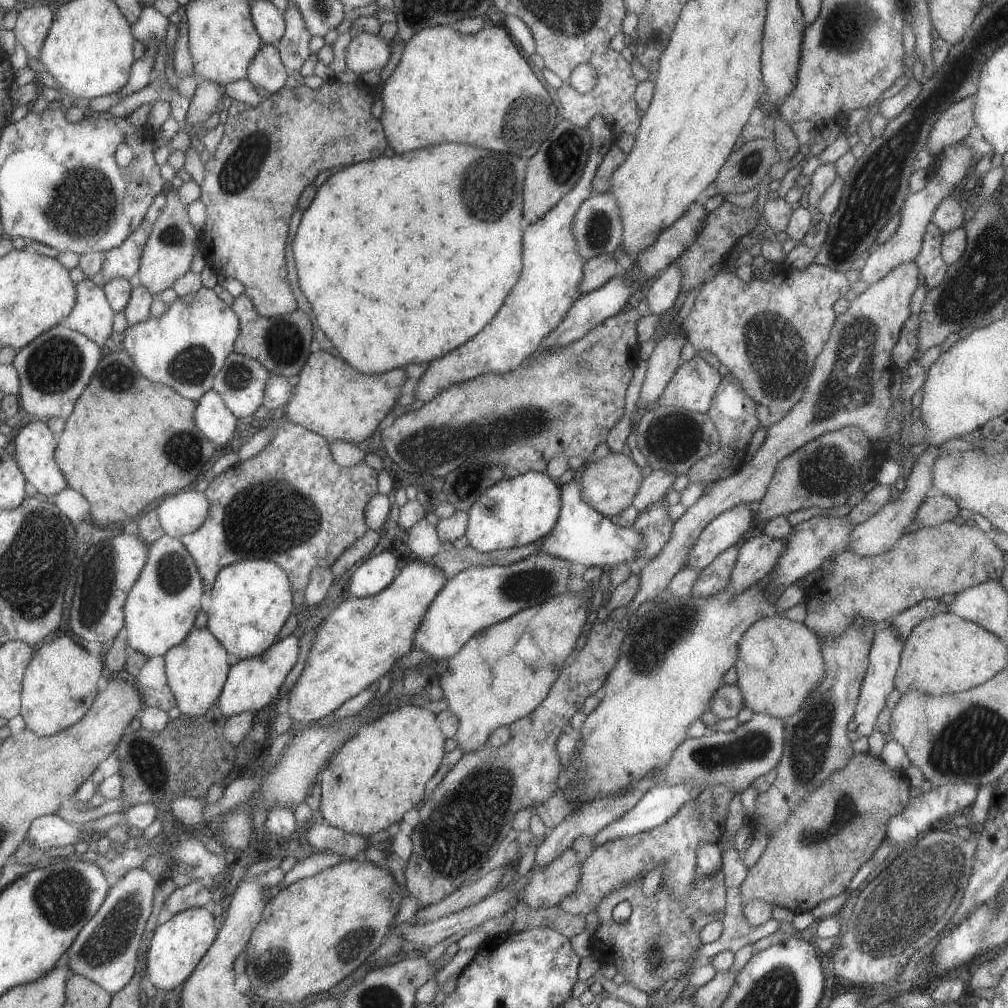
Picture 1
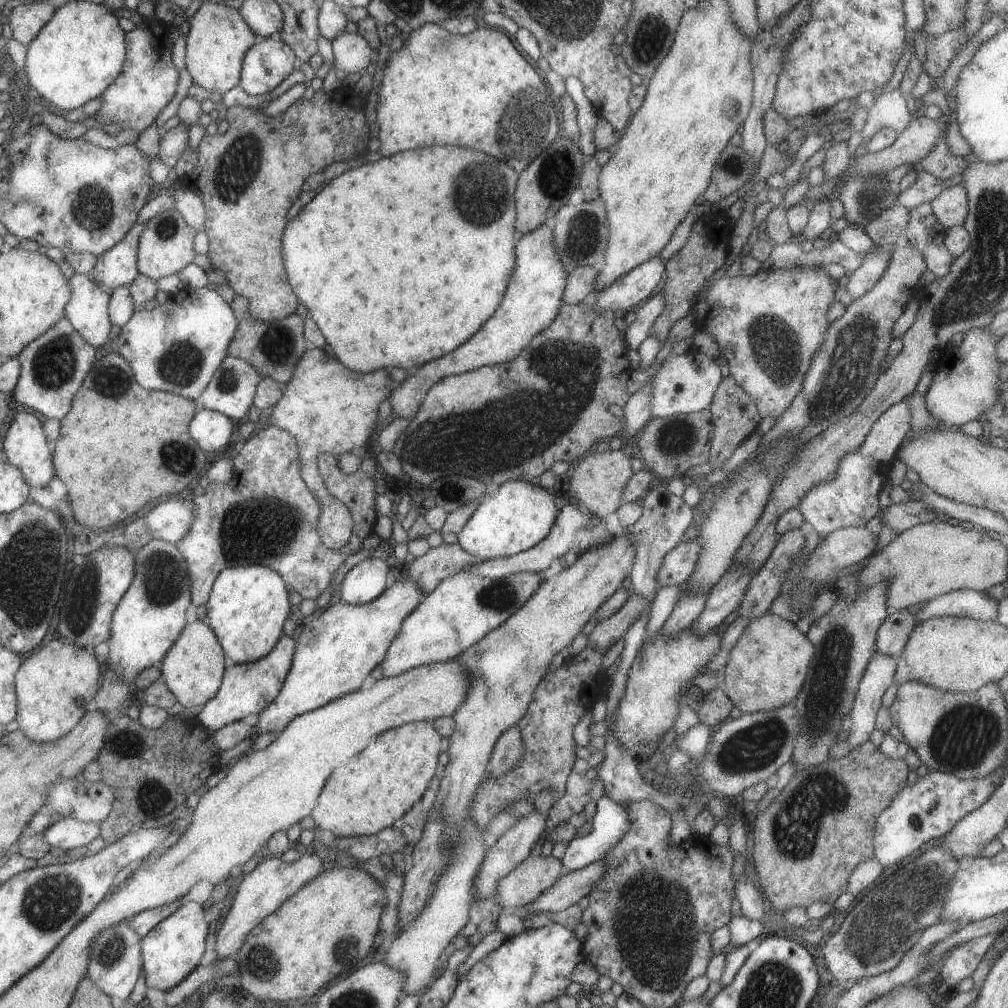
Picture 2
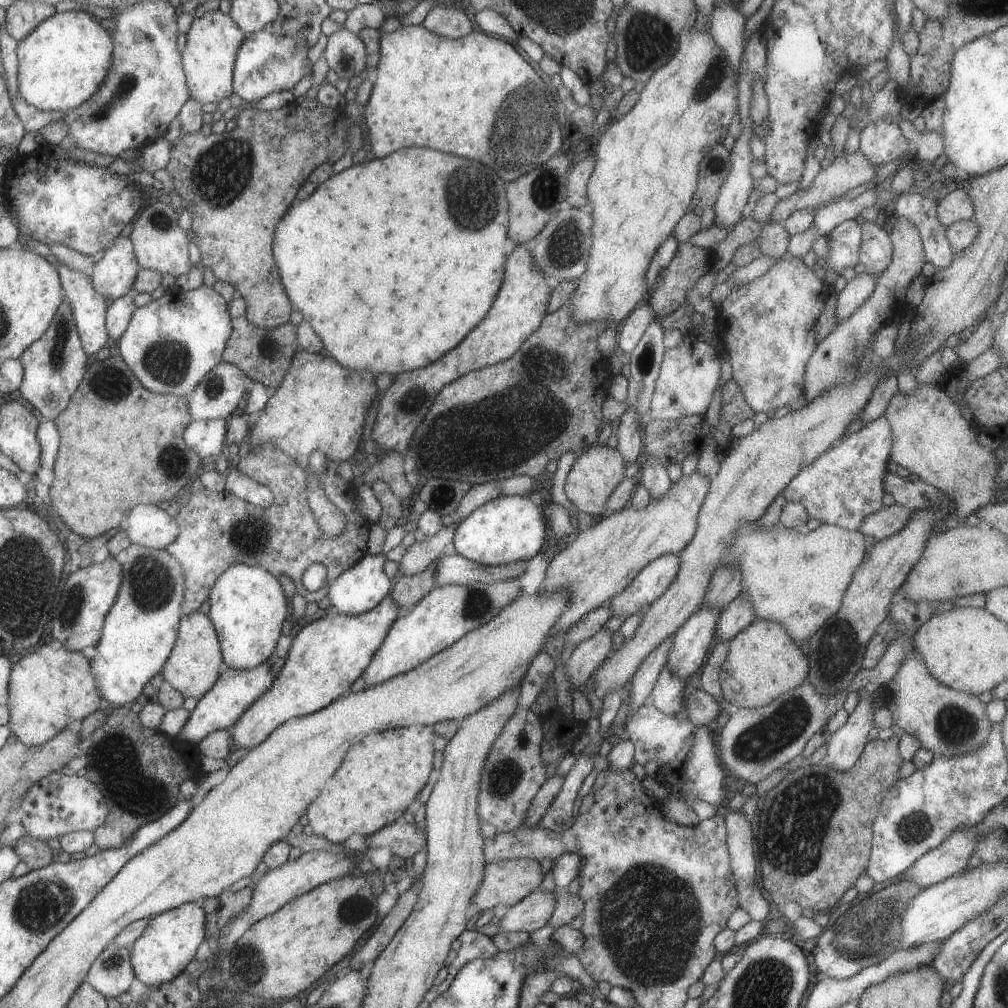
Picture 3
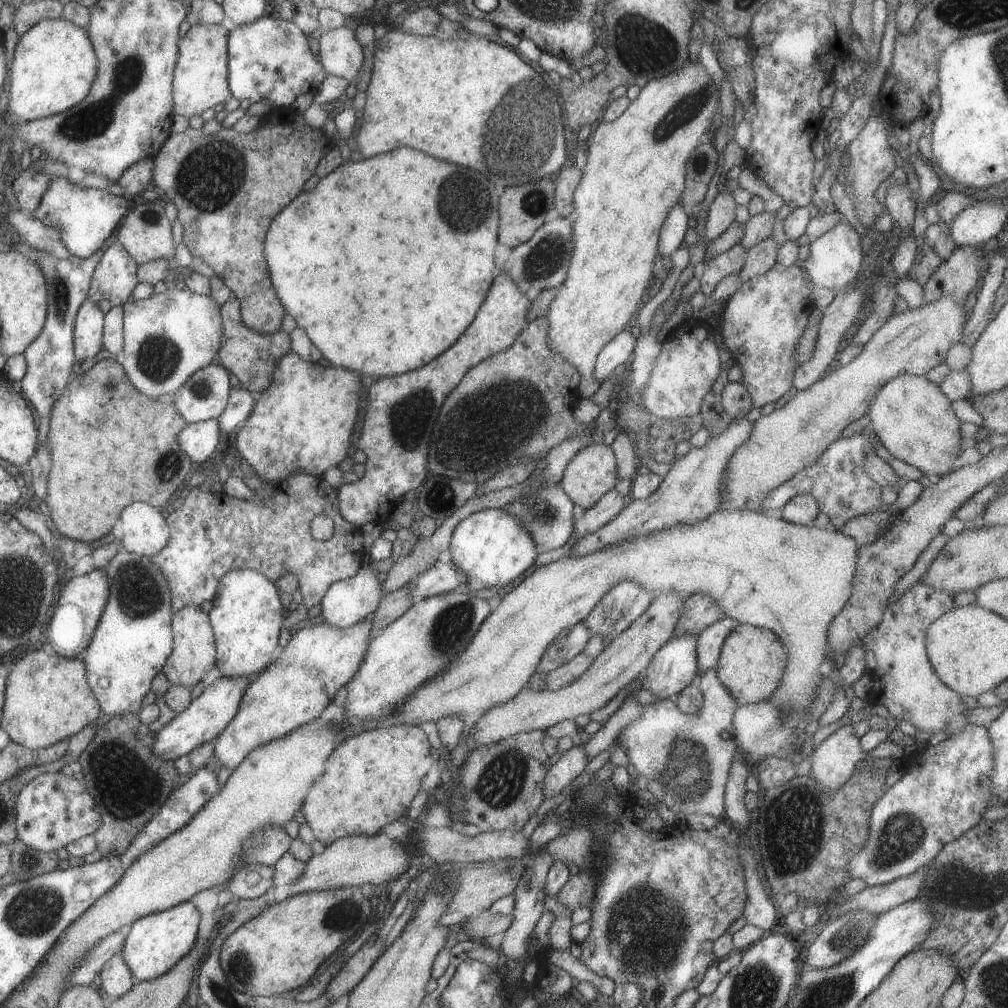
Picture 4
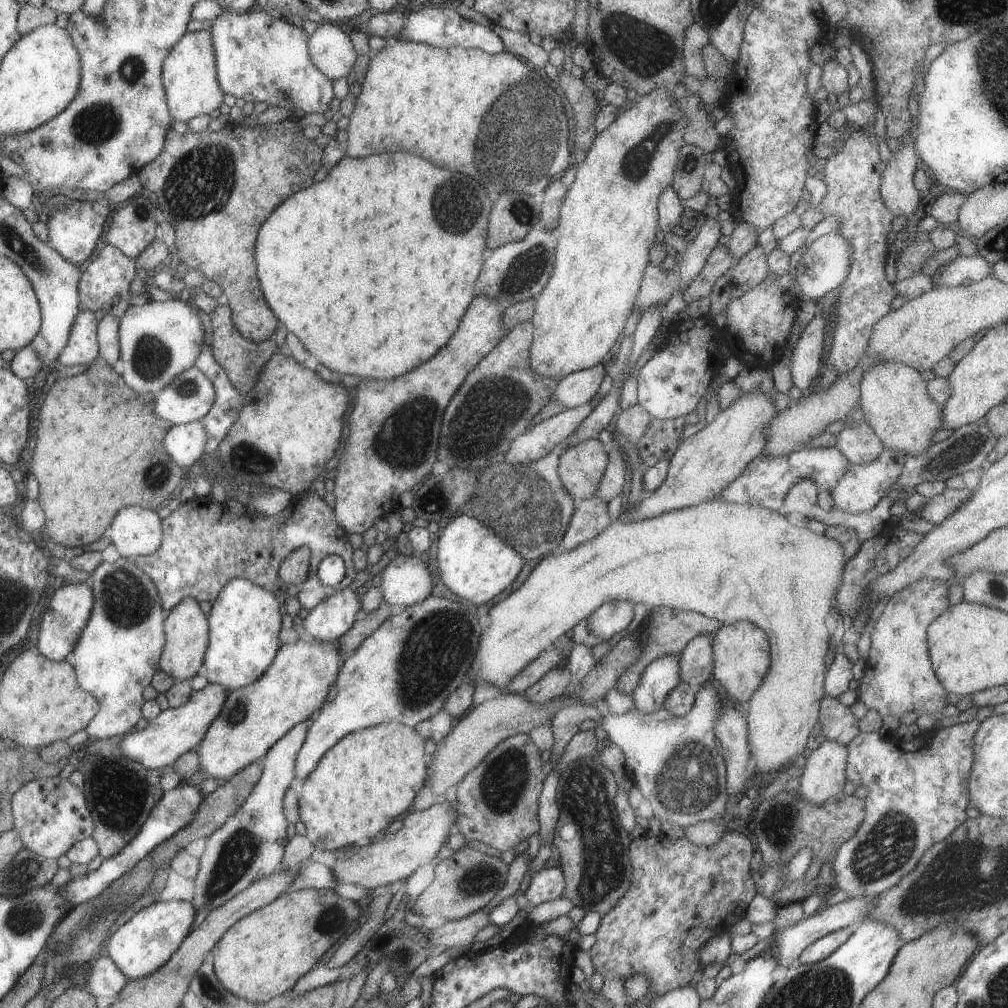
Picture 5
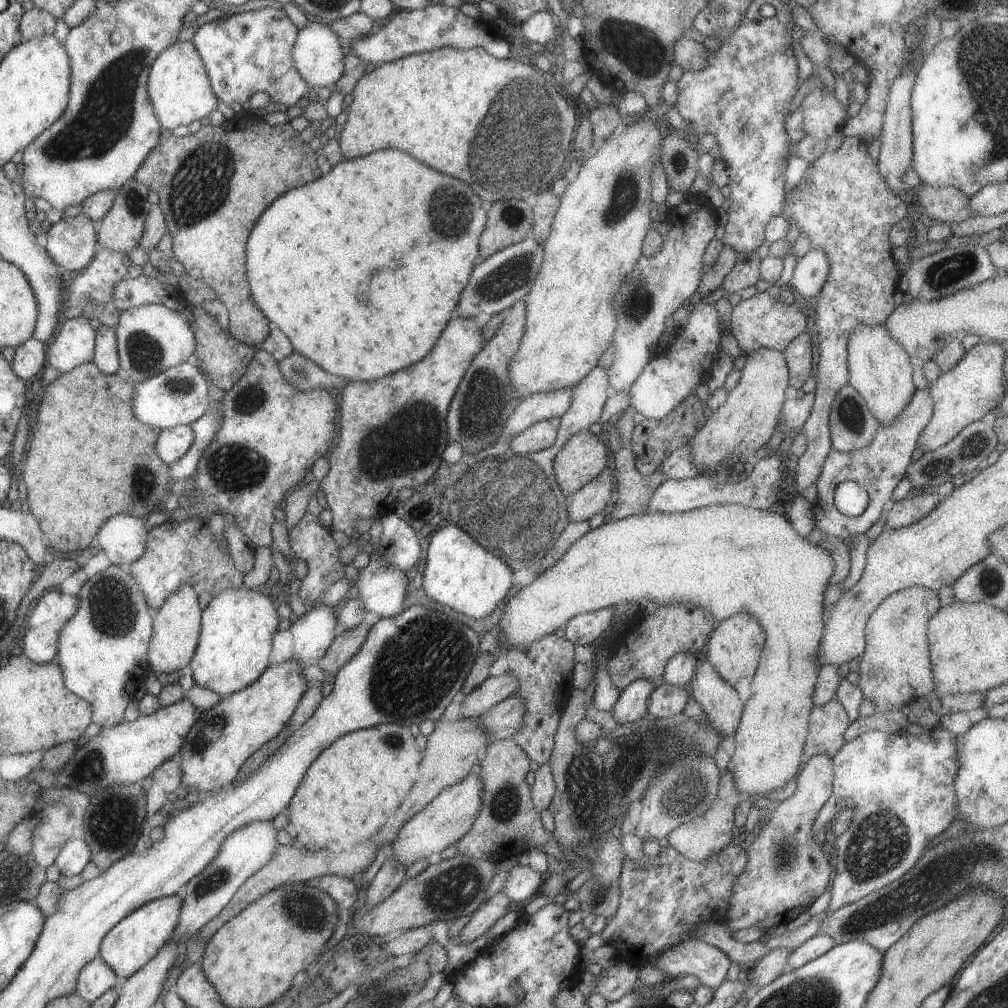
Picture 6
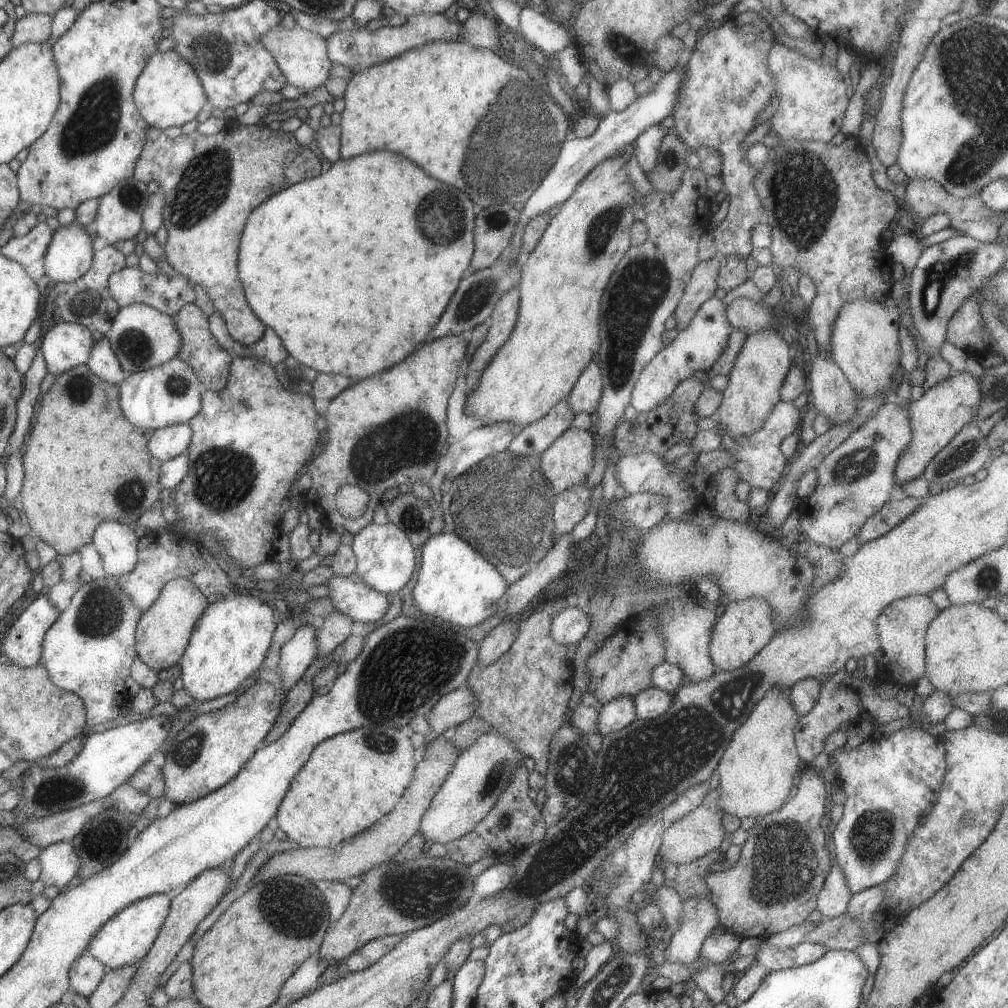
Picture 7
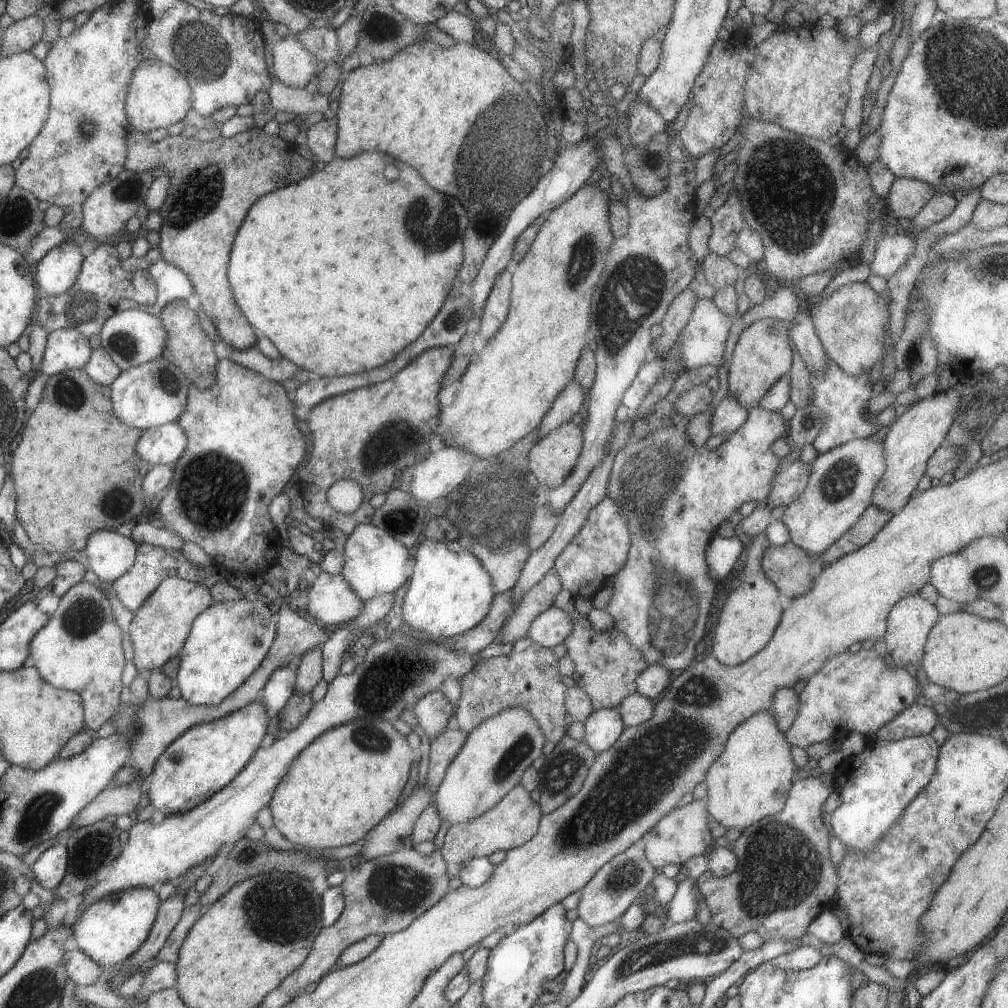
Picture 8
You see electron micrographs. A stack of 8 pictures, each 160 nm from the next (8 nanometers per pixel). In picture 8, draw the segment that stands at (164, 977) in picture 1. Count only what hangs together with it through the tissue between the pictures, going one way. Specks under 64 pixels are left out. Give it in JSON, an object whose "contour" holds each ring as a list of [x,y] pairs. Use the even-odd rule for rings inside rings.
{"contour":[[[135,887],[103,897],[84,908],[72,926],[79,950],[101,966],[122,963],[148,937],[161,902],[159,895],[156,888]]]}

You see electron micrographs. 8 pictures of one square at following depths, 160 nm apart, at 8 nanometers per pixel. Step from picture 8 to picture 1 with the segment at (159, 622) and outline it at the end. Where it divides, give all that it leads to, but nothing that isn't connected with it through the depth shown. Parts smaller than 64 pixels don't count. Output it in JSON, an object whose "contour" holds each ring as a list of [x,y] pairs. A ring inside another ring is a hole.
{"contour":[[[191,629],[188,635],[164,655],[166,684],[176,700],[178,710],[188,717],[200,717],[211,708],[218,699],[226,681],[230,665],[227,663],[227,651],[209,632],[209,629]]]}

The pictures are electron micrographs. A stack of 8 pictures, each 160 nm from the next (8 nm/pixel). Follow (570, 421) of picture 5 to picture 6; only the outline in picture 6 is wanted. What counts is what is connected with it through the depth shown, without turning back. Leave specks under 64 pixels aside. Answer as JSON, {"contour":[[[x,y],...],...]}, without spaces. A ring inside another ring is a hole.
{"contour":[[[549,417],[524,428],[511,438],[509,452],[524,455],[546,449],[556,439],[559,423],[560,417]]]}

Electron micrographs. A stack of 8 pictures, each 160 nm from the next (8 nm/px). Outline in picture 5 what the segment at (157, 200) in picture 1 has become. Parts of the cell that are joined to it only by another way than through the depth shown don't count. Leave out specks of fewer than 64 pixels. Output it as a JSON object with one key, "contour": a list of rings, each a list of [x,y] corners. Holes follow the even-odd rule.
{"contour":[[[105,245],[82,266],[78,282],[79,310],[103,310],[119,320],[130,305],[130,282],[136,276],[136,264],[113,245]]]}

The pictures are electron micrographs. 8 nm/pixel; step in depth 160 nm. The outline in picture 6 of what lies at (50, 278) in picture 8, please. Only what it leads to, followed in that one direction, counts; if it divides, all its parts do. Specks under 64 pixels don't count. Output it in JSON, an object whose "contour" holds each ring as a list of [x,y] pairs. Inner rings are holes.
{"contour":[[[85,214],[62,216],[45,230],[43,245],[48,256],[67,276],[83,270],[97,249],[96,230]]]}

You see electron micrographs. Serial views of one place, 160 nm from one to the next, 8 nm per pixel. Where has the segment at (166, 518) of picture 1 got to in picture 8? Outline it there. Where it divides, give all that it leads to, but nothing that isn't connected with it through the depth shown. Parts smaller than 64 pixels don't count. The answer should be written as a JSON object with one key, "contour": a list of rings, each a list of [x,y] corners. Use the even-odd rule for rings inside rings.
{"contour":[[[113,529],[96,530],[86,540],[88,570],[100,581],[113,582],[134,563],[136,543]]]}

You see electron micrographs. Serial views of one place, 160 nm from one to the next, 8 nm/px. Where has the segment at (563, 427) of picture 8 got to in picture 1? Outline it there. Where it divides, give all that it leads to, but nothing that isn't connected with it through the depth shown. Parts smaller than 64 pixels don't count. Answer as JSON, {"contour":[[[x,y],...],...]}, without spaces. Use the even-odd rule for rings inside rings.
{"contour":[[[607,453],[603,458],[586,460],[580,483],[581,498],[603,516],[613,517],[632,504],[642,478],[641,469],[629,455]]]}

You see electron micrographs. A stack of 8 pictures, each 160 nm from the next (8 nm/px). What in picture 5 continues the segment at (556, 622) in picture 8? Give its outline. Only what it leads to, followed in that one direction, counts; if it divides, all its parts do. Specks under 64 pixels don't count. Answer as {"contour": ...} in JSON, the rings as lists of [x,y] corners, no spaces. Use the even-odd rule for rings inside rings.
{"contour":[[[611,601],[598,606],[589,616],[582,618],[572,628],[571,641],[593,647],[619,634],[633,618],[631,601]]]}

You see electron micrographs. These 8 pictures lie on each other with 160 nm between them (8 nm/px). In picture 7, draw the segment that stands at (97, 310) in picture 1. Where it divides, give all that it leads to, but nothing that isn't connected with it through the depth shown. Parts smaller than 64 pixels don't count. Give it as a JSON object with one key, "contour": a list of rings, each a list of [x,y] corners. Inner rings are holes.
{"contour":[[[60,322],[41,336],[37,346],[39,346],[45,361],[46,372],[50,372],[56,377],[77,365],[86,365],[93,343],[90,330],[85,326],[77,323]]]}

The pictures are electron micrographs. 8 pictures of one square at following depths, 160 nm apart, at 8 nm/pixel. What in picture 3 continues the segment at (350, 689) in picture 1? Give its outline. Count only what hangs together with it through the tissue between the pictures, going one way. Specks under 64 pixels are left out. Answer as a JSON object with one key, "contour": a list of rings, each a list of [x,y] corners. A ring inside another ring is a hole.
{"contour":[[[385,595],[367,612],[346,615],[332,609],[308,622],[292,638],[284,665],[268,691],[248,706],[234,728],[229,729],[232,750],[257,746],[287,719],[311,714],[342,697],[352,682],[362,676],[393,621],[400,615],[407,615],[413,607],[409,604],[400,607],[391,595]]]}

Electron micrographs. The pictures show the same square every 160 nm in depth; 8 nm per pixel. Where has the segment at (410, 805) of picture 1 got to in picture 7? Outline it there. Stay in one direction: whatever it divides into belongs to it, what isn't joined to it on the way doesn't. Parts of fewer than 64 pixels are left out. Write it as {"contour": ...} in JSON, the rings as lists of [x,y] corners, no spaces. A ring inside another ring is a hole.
{"contour":[[[374,724],[322,740],[291,779],[275,813],[277,826],[289,842],[301,848],[332,847],[369,828],[396,805],[415,768],[412,740],[399,729]]]}

